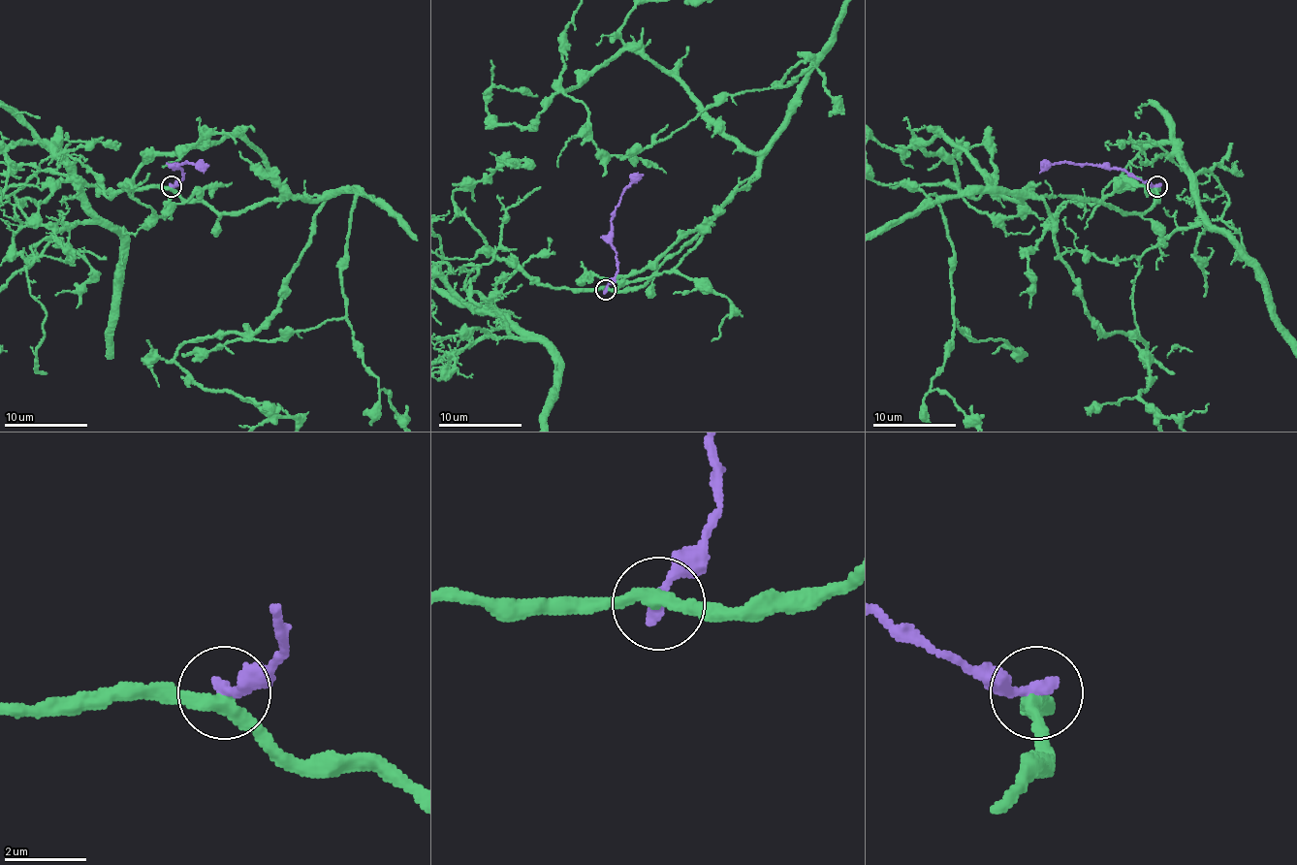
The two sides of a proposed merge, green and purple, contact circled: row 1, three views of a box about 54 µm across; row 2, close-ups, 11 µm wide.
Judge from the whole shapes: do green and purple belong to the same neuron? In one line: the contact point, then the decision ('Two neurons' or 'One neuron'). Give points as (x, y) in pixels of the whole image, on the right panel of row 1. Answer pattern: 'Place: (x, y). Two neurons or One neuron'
Place: (1156, 186). Two neurons

